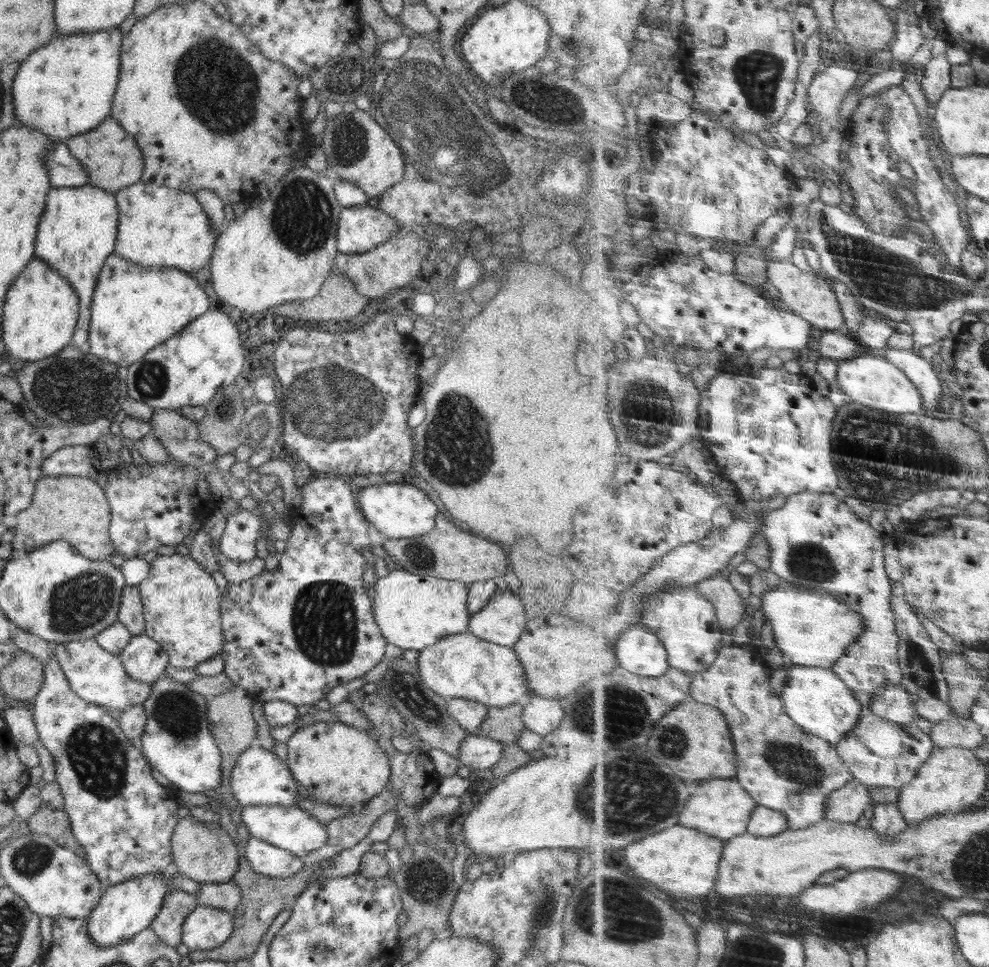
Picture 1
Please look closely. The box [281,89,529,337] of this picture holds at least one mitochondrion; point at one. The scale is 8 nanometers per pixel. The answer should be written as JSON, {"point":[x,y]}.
{"point":[347,145]}

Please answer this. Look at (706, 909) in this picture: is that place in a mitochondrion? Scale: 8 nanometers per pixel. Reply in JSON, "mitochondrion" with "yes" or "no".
{"mitochondrion":"no"}

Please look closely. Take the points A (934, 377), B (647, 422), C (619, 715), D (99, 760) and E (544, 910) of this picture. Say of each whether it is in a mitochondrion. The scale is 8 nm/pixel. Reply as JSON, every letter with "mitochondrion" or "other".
{"A":"other","B":"mitochondrion","C":"mitochondrion","D":"mitochondrion","E":"mitochondrion"}

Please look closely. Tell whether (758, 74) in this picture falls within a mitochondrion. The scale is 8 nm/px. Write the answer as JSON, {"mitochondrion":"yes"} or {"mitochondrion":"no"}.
{"mitochondrion":"yes"}

